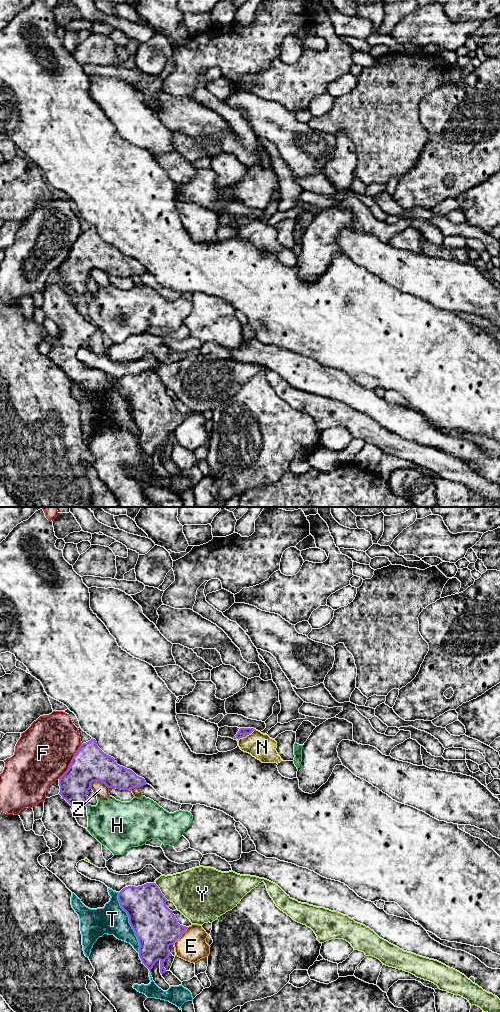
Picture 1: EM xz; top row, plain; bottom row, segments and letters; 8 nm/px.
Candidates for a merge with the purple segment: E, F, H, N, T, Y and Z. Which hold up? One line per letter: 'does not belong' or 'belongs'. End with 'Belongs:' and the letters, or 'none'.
E: does not belong
F: does not belong
H: does not belong
N: does not belong
T: does not belong
Y: does not belong
Z: does not belong
Belongs: none

